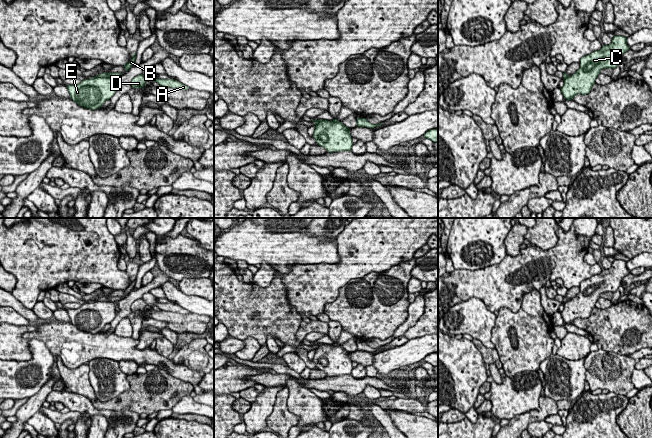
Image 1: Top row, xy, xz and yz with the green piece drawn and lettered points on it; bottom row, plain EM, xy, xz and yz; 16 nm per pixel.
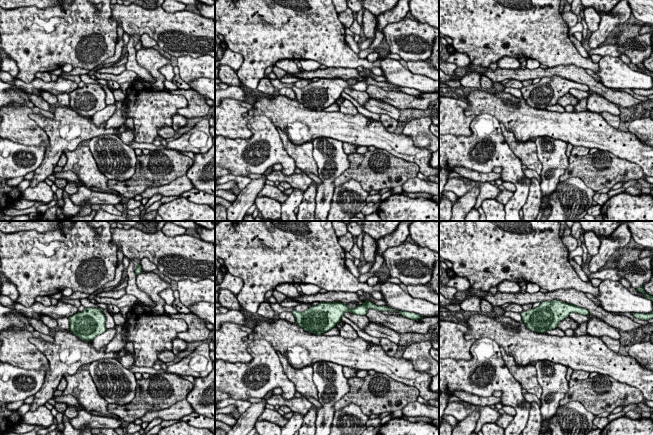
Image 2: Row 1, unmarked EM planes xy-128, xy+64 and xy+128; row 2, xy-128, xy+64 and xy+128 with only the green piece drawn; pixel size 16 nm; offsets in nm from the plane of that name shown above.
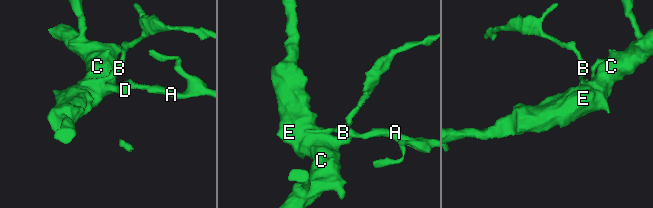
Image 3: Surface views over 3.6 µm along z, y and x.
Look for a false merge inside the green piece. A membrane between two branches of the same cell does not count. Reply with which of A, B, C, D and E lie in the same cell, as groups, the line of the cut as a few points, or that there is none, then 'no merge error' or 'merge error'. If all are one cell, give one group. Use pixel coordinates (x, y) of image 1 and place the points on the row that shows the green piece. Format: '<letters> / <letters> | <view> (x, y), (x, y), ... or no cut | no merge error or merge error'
A C D E / B | xy (93, 77), (117, 78) | merge error

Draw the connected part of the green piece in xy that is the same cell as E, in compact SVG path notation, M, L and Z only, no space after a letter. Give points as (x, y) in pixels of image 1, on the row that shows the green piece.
M96 77L85 79L78 85L67 85L70 98L79 106L96 110L116 92L118 78Z

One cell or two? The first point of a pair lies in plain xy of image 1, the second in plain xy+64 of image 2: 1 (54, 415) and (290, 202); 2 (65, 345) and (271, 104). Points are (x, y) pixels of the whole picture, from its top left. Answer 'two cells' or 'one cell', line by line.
1: two cells
2: one cell

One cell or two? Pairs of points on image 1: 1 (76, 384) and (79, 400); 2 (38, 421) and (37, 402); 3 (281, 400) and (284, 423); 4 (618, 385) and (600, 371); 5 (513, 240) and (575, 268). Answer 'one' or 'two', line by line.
1: two
2: two
3: one
4: one
5: two

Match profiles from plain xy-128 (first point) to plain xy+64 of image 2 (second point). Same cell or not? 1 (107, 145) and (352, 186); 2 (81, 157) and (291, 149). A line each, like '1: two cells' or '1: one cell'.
1: two cells
2: one cell

